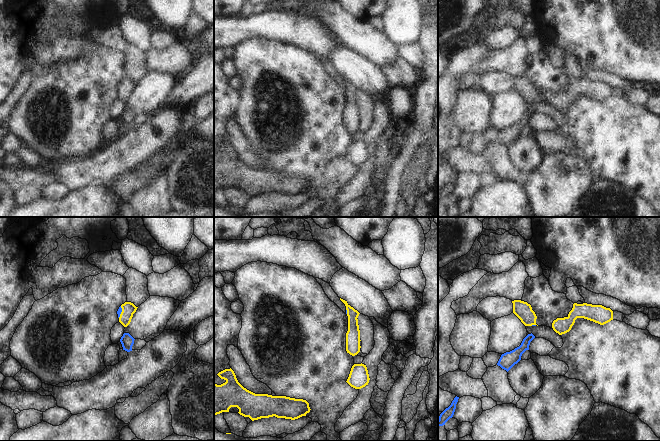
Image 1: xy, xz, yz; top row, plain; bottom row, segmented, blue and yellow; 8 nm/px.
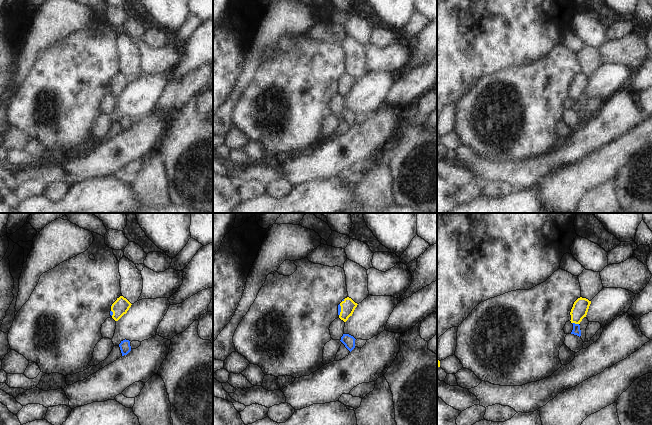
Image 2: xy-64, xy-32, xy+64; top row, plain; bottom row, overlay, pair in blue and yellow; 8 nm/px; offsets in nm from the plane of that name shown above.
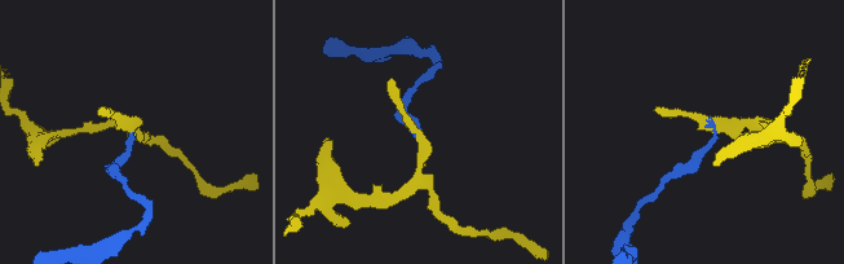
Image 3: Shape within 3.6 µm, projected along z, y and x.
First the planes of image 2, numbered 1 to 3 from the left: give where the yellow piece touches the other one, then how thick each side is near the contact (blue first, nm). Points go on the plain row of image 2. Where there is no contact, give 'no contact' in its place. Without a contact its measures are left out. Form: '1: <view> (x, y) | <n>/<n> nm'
1: xy-64 (112, 89) | 30/130 nm
2: xy-32 (340, 86) | 30/120 nm
3: xy+64 (574, 99) | 70/130 nm

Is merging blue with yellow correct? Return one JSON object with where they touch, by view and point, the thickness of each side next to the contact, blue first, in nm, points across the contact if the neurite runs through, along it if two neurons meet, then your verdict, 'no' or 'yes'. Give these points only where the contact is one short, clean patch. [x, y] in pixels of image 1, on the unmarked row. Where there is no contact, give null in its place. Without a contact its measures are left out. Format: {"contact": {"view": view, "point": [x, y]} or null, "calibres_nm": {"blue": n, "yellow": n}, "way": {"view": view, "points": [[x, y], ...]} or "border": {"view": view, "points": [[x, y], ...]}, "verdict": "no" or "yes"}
{"contact": {"view": "xy", "point": [121, 87]}, "calibres_nm": {"blue": 40, "yellow": 110}, "way": {"view": "xy", "points": [[119, 87], [121, 87], [128, 85]]}, "verdict": "yes"}

